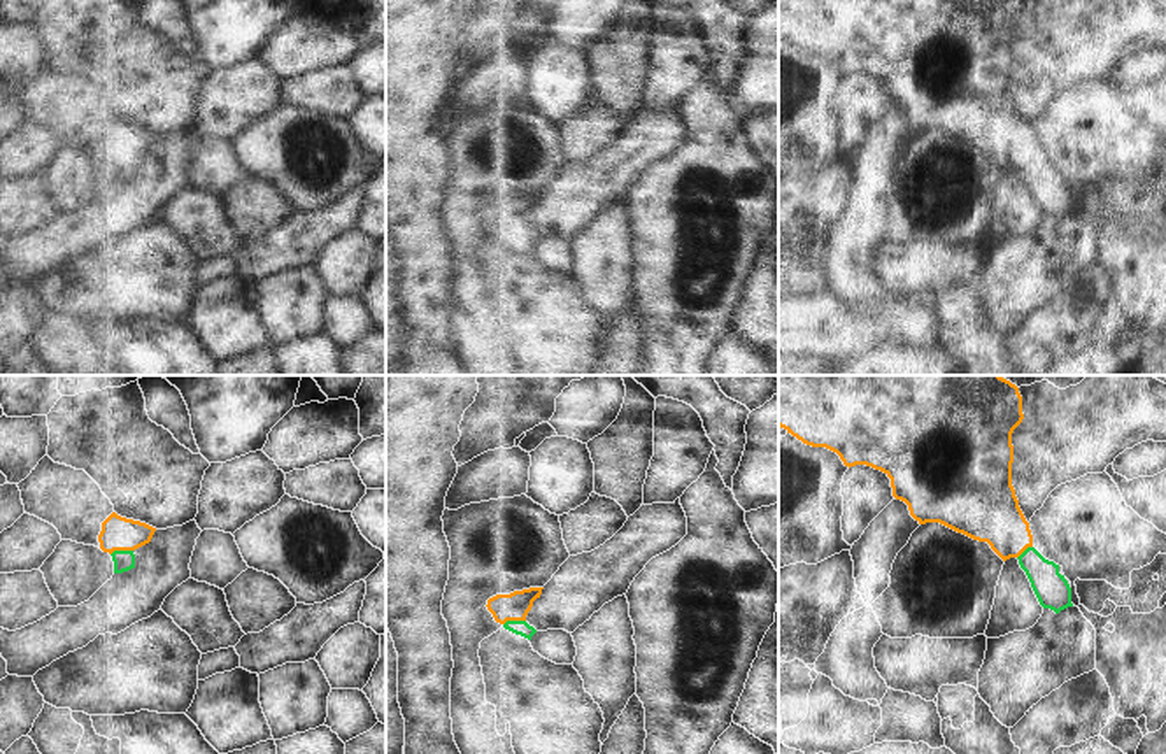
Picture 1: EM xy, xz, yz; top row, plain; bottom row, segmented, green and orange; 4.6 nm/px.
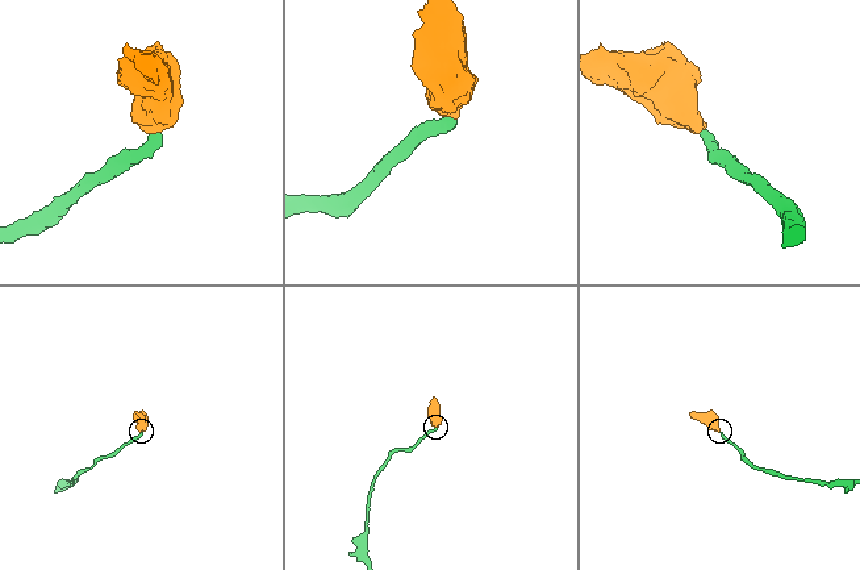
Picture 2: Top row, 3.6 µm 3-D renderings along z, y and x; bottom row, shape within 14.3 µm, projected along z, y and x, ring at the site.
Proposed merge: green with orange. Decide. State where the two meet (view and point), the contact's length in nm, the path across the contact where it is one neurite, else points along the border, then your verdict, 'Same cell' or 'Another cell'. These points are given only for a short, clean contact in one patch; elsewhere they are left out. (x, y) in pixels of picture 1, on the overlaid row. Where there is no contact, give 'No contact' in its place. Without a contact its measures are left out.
Touches green at xy (121, 551). Shared border 110 nm. Path across: xy (123, 560), (121, 551), (118, 533). Same cell.

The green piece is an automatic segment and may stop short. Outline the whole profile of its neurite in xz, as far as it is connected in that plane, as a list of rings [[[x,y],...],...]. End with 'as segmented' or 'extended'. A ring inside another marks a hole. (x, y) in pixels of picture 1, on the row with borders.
[[[530,587],[510,594],[496,594],[487,600],[486,607],[505,630],[531,640],[537,630],[526,622],[526,615],[533,601],[540,598],[542,589],[544,587]]]; extended

